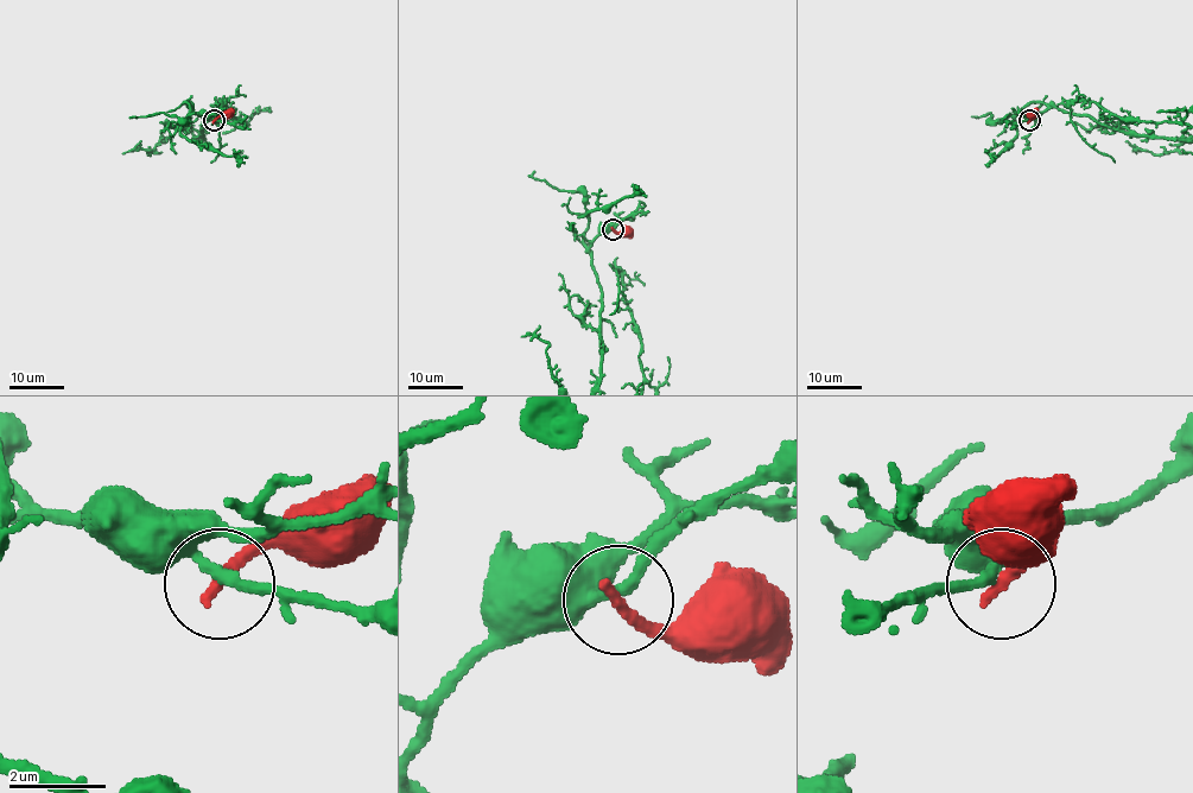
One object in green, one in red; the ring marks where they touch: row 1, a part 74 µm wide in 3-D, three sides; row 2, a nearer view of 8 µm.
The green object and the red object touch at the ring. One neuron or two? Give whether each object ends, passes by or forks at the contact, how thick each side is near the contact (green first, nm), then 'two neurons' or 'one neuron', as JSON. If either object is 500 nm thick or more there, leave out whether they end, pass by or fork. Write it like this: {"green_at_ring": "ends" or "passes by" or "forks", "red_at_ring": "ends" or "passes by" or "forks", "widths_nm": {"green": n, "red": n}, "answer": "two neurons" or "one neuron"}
{"green_at_ring": "passes by", "red_at_ring": "ends", "widths_nm": {"green": 240, "red": 280}, "answer": "two neurons"}

